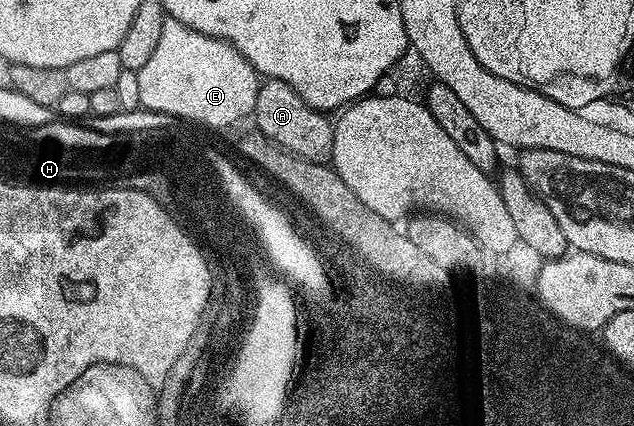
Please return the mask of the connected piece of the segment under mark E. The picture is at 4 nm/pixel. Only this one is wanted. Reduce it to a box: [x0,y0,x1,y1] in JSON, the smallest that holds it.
[138,17,260,128]

